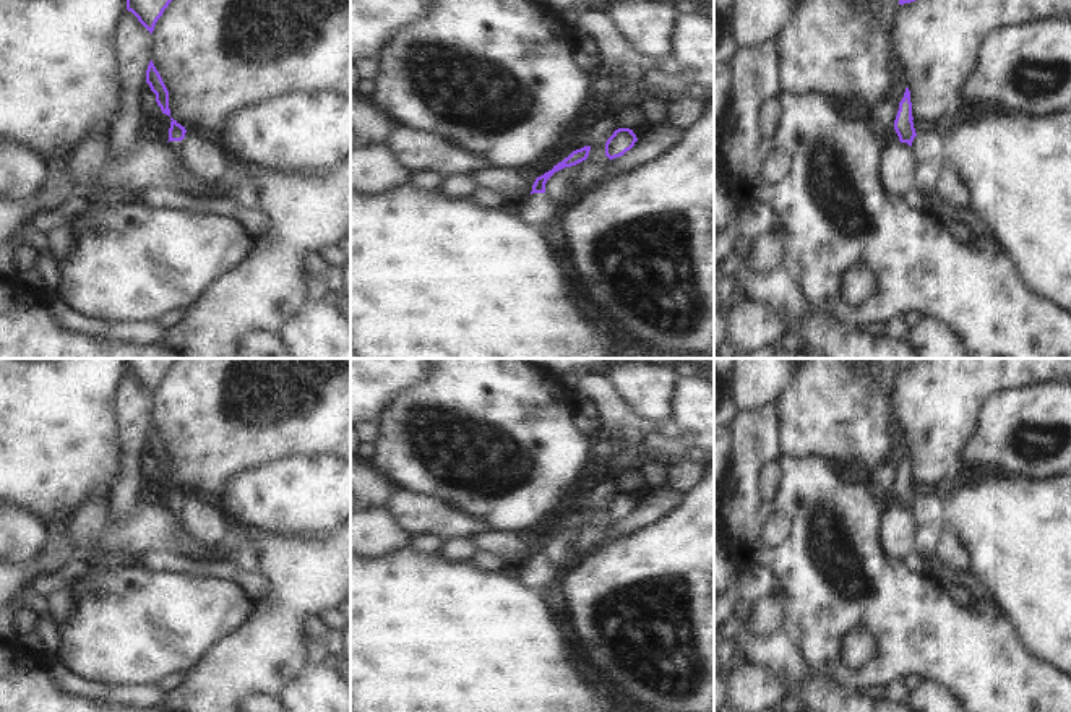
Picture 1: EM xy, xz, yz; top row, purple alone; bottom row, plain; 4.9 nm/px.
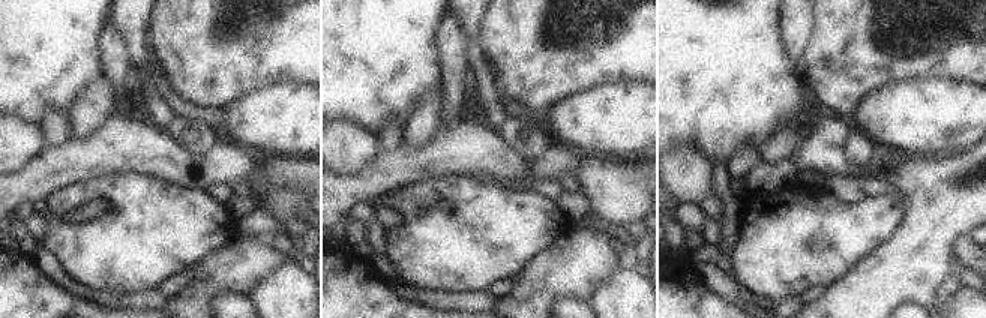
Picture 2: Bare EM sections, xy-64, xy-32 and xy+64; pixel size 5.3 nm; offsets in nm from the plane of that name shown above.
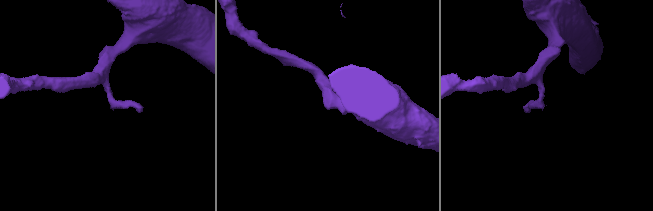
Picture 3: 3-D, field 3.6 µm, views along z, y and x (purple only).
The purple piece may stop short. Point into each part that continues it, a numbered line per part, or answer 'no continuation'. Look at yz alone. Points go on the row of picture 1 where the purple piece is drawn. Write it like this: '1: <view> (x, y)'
1: yz (929, 148).

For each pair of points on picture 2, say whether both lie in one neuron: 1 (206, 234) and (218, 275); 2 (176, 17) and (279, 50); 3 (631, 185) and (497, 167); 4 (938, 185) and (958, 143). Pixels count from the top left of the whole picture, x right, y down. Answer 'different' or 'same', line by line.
1: different
2: same
3: different
4: different

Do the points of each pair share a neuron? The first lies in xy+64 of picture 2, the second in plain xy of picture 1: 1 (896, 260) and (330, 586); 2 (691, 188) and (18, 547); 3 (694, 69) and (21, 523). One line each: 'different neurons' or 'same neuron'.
1: same neuron
2: same neuron
3: different neurons

